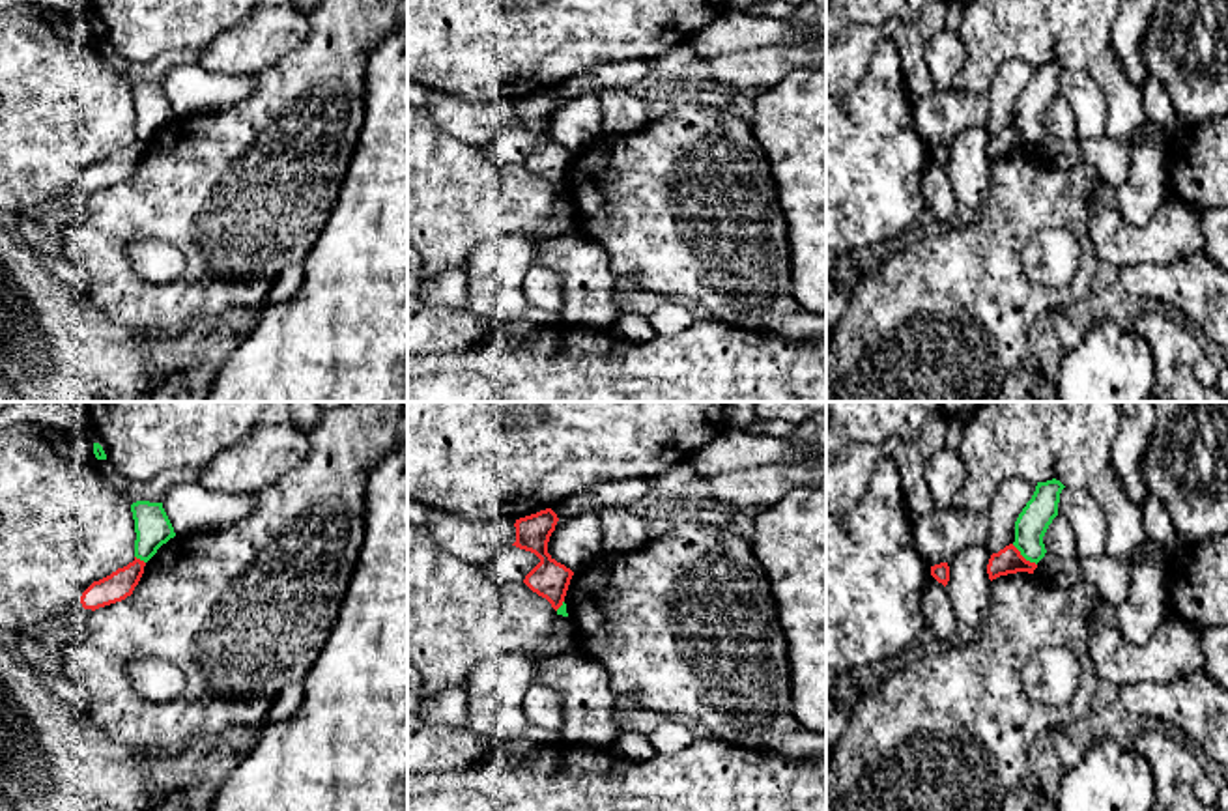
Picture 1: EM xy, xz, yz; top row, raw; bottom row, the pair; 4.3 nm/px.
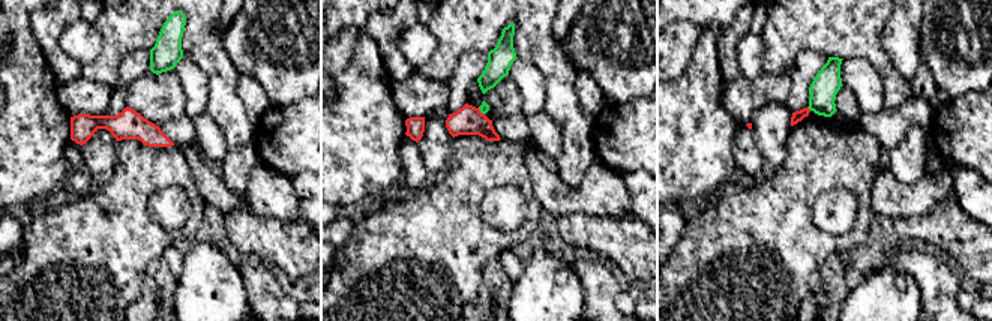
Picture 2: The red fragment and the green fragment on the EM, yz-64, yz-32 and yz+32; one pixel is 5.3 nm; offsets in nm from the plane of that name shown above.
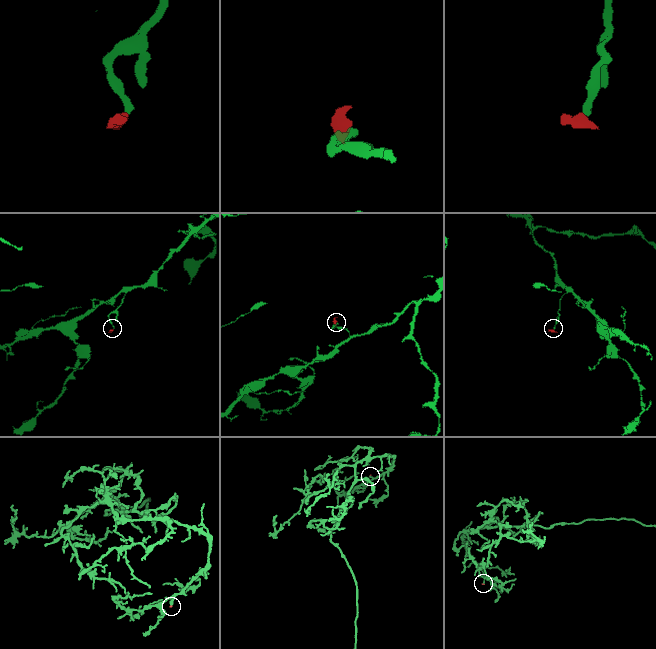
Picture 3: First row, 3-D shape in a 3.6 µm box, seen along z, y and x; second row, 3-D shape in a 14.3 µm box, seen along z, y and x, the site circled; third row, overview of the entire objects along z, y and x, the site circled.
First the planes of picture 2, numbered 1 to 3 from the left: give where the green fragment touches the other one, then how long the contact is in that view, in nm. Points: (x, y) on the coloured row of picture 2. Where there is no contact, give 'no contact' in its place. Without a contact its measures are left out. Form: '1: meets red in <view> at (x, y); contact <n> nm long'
1: no contact
2: meets red in yz-32 at (479, 111); contact 50 nm long
3: no contact

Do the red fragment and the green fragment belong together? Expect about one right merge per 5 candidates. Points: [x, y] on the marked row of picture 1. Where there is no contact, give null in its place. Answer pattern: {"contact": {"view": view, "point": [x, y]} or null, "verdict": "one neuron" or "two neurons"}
{"contact": {"view": "yz", "point": [1023, 557]}, "verdict": "two neurons"}

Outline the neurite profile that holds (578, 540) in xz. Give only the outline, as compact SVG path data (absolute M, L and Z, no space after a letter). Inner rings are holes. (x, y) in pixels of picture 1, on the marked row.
M585 512L559 525L550 536L548 553L572 572L600 557L604 548L598 516Z

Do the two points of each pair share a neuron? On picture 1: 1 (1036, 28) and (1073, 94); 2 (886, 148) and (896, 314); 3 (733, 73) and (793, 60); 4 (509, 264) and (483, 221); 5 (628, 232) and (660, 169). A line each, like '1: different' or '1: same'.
1: different
2: different
3: same
4: different
5: same

